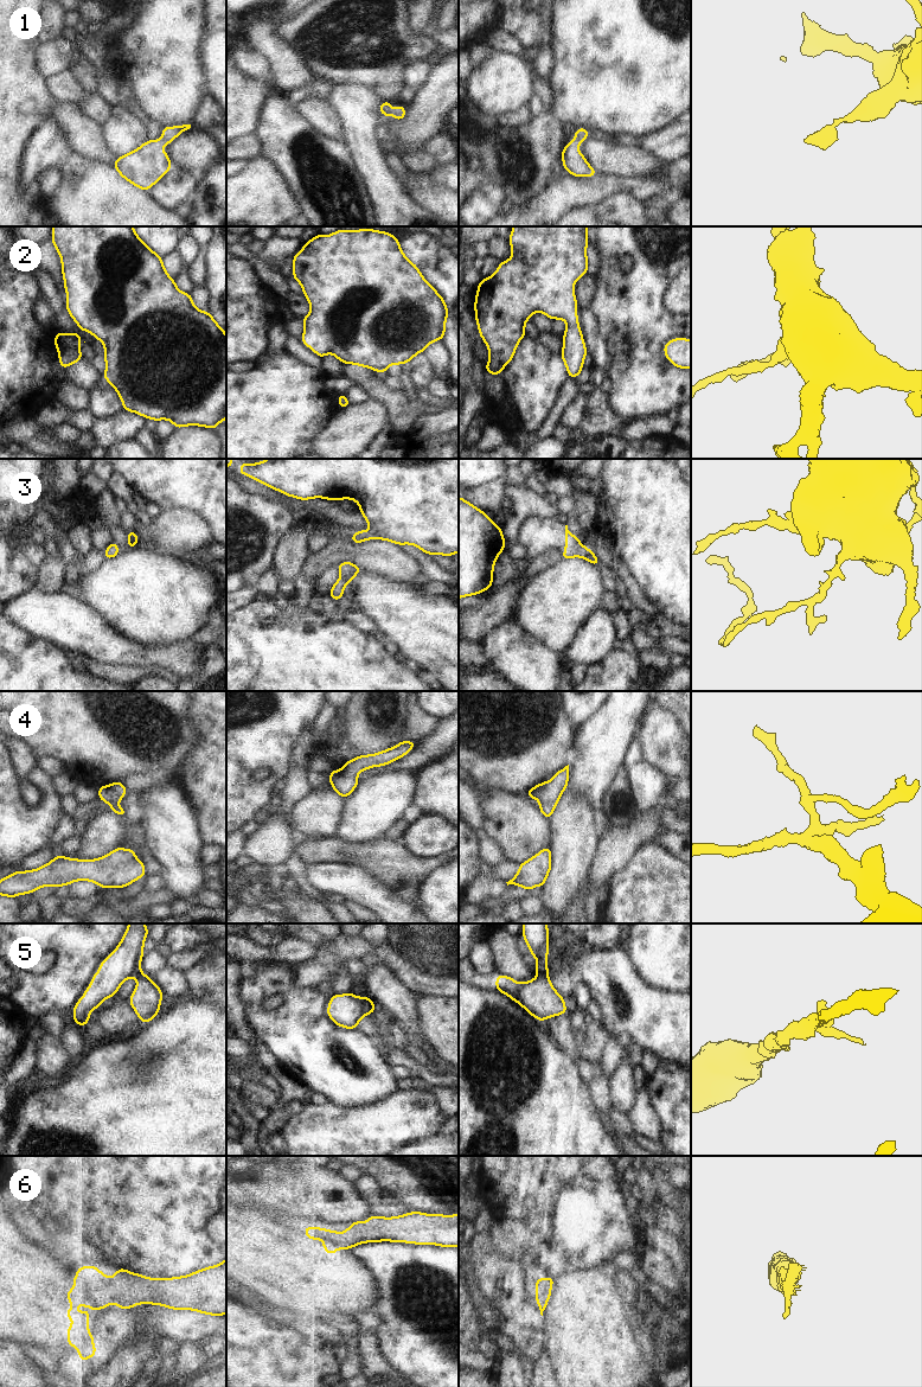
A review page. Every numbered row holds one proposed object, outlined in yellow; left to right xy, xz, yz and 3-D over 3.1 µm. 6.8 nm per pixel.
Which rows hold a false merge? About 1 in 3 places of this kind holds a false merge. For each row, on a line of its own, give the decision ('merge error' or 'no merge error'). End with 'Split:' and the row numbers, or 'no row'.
1: no merge error
2: no merge error
3: no merge error
4: no merge error
5: merge error
6: no merge error
Split: 5

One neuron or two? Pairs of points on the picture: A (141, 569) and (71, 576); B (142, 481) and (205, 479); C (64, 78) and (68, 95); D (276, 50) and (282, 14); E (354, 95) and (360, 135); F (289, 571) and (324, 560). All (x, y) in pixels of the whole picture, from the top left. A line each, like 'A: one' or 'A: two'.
A: two
B: one
C: one
D: two
E: one
F: two

